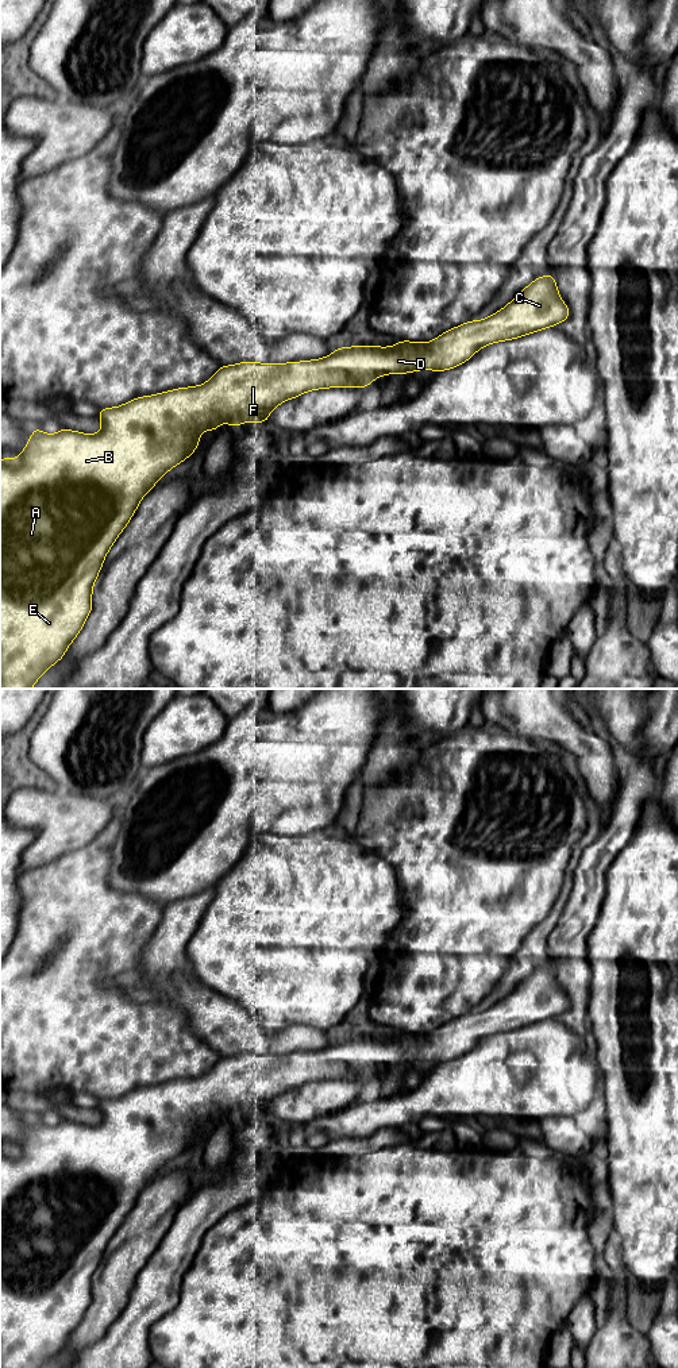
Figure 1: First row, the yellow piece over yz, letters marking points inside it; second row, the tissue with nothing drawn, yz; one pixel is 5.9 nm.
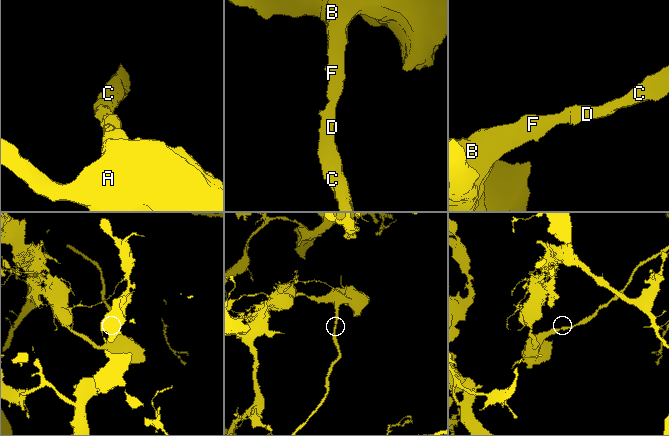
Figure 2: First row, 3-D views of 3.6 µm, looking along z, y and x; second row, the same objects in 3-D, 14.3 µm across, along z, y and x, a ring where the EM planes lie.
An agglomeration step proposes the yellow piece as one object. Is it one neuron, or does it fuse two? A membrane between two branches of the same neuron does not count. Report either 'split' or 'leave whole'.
leave whole

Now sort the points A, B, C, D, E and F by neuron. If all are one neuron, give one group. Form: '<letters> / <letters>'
A B C D E F

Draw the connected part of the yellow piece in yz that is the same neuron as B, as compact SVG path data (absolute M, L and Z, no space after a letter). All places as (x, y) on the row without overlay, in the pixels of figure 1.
M550 964L532 972L506 998L504 998L494 1006L479 1013L470 1011L459 1018L443 1024L439 1029L431 1032L429 1034L400 1032L392 1038L339 1038L331 1047L313 1052L290 1055L257 1055L249 1052L231 1057L220 1057L216 1066L200 1078L173 1080L159 1086L138 1088L116 1099L100 1101L99 1110L103 1115L103 1121L95 1126L81 1125L65 1120L61 1120L55 1126L47 1126L38 1118L35 1118L23 1144L16 1151L3 1149L0 1152L0 1368L42 1368L49 1359L51 1359L54 1354L63 1349L68 1338L80 1325L82 1317L88 1310L88 1306L92 1303L93 1275L97 1271L99 1263L103 1259L104 1249L108 1245L109 1240L128 1215L145 1186L149 1184L158 1174L158 1171L165 1167L172 1159L176 1159L184 1151L189 1149L194 1141L199 1140L199 1129L203 1122L211 1121L216 1124L221 1113L230 1115L234 1120L246 1113L255 1113L262 1115L269 1111L269 1105L277 1097L315 1080L342 1078L366 1079L377 1068L393 1064L408 1066L415 1061L446 1063L469 1052L484 1037L521 1029L524 1026L546 1021L555 1016L563 1014L569 1009L569 1006L569 998L562 993L556 980L555 970L552 964Z

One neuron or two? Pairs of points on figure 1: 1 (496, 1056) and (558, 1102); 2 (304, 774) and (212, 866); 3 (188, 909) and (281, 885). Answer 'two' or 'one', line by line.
1: one
2: one
3: two

